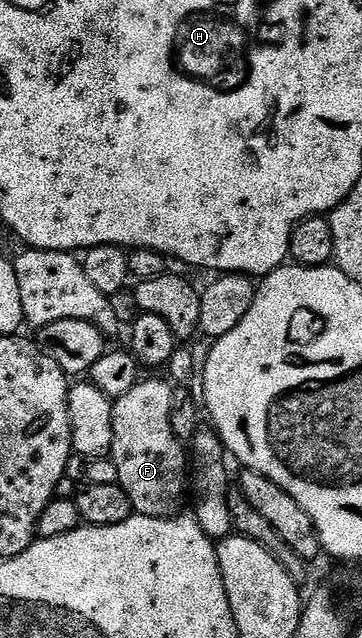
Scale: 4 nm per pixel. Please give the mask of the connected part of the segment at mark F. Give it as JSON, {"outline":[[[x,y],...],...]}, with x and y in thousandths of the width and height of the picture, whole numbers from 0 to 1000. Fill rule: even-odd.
{"outline":[[[392,594],[370,608],[351,611],[318,629],[312,636],[312,705],[307,718],[318,724],[323,757],[362,781],[362,793],[381,809],[417,812],[478,812],[503,801],[500,788],[517,771],[517,749],[511,755],[511,724],[517,730],[514,697],[475,677],[472,668],[472,624],[481,603],[464,594]]]}

